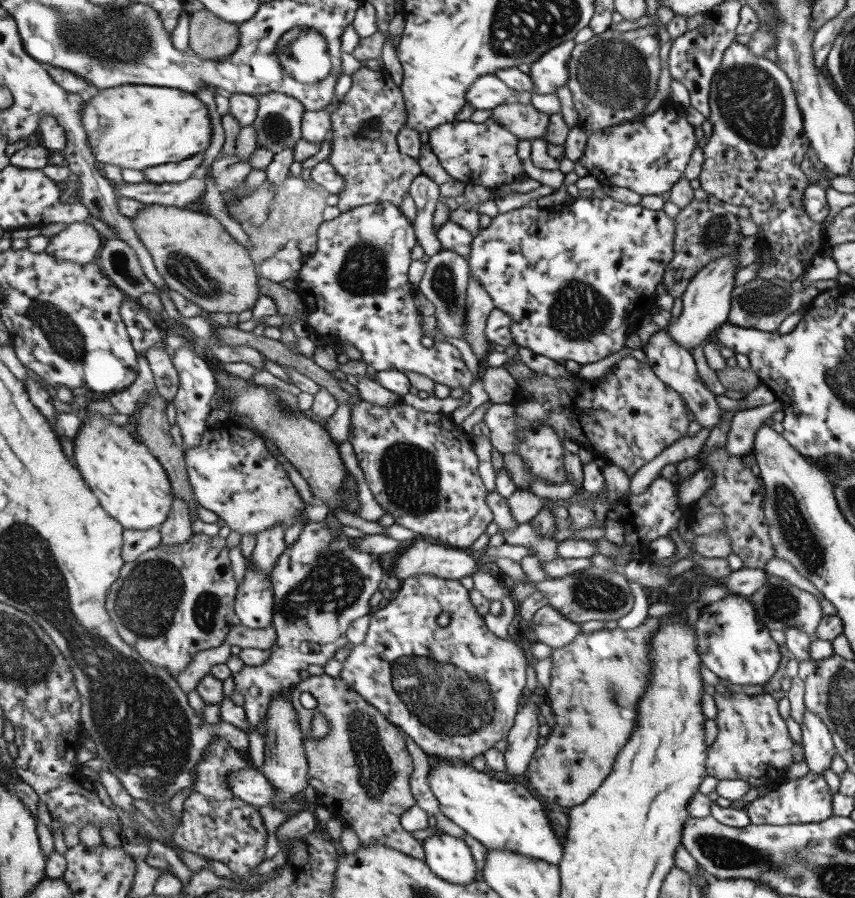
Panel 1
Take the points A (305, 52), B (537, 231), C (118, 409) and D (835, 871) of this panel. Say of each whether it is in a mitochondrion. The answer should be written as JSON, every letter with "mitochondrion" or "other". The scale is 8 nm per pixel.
{"A":"mitochondrion","B":"other","C":"other","D":"mitochondrion"}

